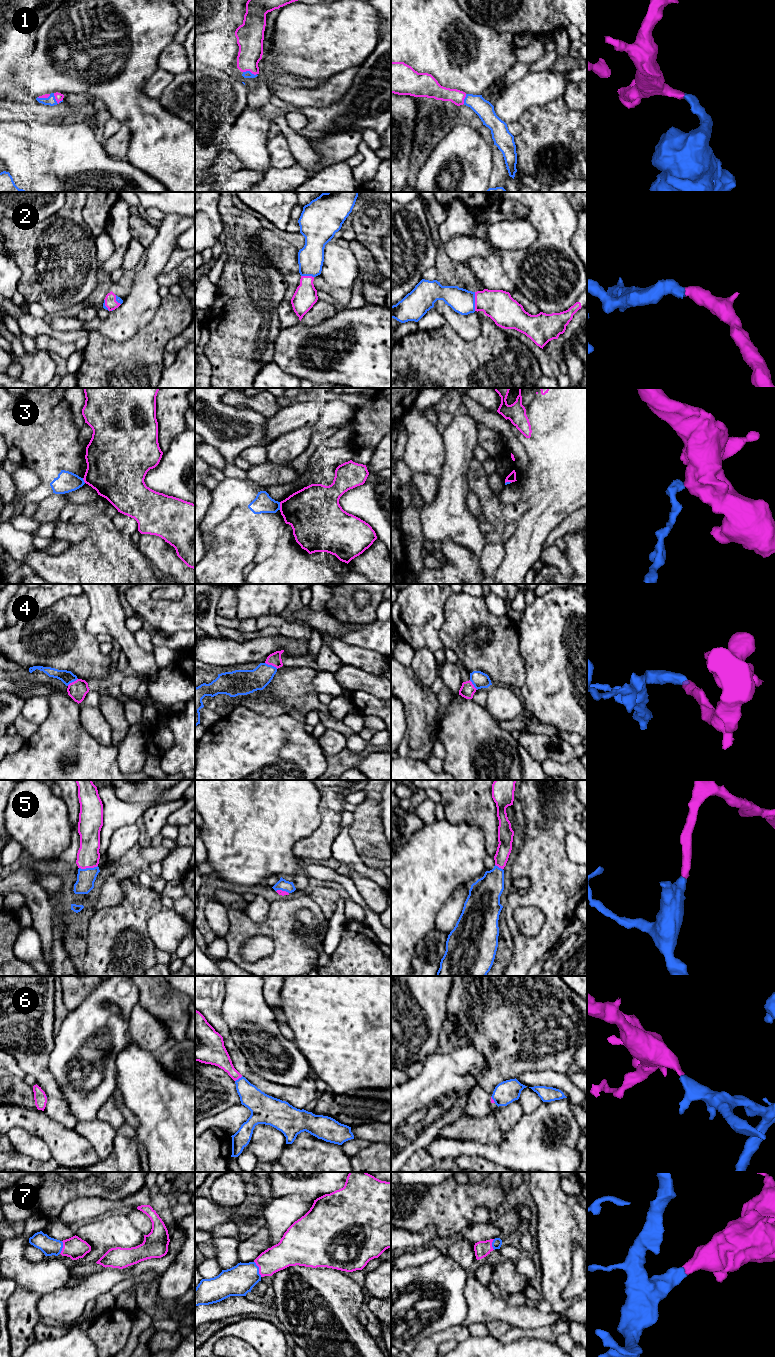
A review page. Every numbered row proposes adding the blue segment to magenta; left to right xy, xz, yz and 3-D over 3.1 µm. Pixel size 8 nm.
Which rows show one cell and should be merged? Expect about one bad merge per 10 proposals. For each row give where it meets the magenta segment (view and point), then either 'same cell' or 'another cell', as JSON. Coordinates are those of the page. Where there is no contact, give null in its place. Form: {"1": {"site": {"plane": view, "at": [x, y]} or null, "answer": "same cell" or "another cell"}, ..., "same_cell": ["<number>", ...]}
{"1": {"site": {"plane": "xy", "at": [56, 100]}, "answer": "same cell"}, "2": {"site": {"plane": "yz", "at": [475, 301]}, "answer": "same cell"}, "3": {"site": {"plane": "xz", "at": [280, 506]}, "answer": "another cell"}, "4": {"site": {"plane": "xz", "at": [271, 664]}, "answer": "same cell"}, "5": {"site": {"plane": "xy", "at": [88, 867]}, "answer": "same cell"}, "6": {"site": {"plane": "xz", "at": [238, 1078]}, "answer": "same cell"}, "7": {"site": {"plane": "xz", "at": [259, 1269]}, "answer": "same cell"}, "same_cell": ["1", "2", "4", "5", "6", "7"]}

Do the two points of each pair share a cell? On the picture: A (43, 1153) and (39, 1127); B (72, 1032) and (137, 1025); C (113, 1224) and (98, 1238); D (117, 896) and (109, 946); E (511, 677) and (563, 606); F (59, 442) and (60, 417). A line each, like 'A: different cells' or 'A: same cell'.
A: different cells
B: different cells
C: same cell
D: different cells
E: different cells
F: same cell

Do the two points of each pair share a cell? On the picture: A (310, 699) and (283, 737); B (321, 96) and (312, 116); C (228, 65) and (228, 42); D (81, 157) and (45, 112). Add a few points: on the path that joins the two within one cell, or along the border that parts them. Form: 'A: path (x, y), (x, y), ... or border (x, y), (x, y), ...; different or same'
A: border (289, 713), (271, 717), (266, 716); different
B: border (338, 101), (324, 107), (303, 107); different
C: path (228, 59), (228, 48); same
D: border (76, 119), (52, 123), (29, 122); different

